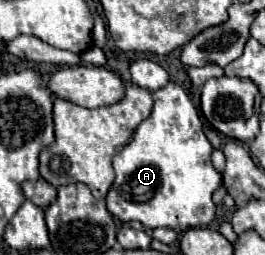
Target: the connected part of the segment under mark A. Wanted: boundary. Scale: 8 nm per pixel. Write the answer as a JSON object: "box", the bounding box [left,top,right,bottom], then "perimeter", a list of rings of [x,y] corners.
{"box":[106,82,222,234],"perimeter":[[[168,82],[164,88],[150,92],[154,106],[150,116],[136,128],[132,140],[114,156],[114,172],[116,180],[106,196],[108,212],[116,216],[122,222],[136,220],[144,224],[144,228],[174,228],[178,234],[186,232],[188,228],[196,226],[208,226],[214,220],[216,204],[212,200],[212,194],[222,186],[222,174],[212,166],[210,152],[212,144],[208,142],[202,120],[186,96],[186,92],[174,84]]]}

